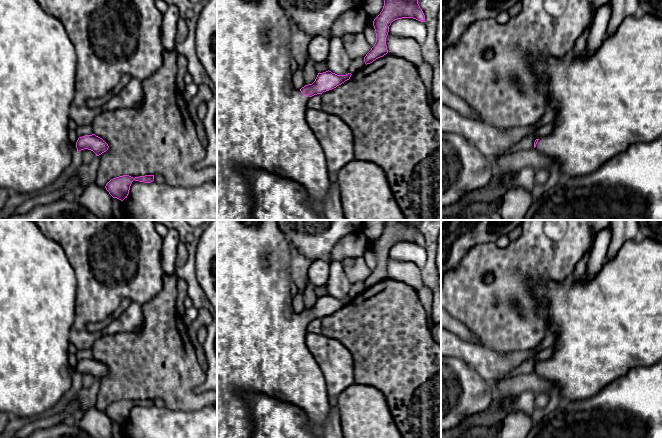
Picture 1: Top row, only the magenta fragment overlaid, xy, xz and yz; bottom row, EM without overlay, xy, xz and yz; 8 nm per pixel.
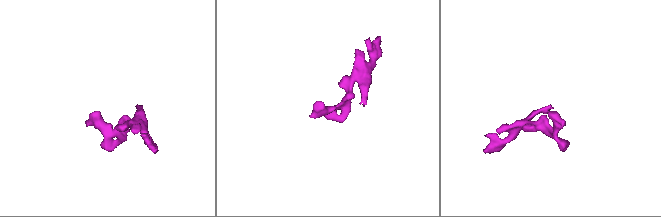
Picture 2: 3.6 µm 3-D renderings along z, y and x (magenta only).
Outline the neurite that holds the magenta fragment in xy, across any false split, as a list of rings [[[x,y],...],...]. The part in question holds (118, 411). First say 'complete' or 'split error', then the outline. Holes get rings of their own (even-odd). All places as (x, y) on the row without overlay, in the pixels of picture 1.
complete; [[[129,399],[119,400],[111,403],[106,408],[105,412],[113,422],[123,425],[125,422],[127,422],[130,410],[134,404],[144,407],[151,407],[154,405],[154,399],[145,399],[135,402]]]

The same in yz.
split error; [[[639,237],[635,240],[626,241],[618,253],[611,260],[605,260],[601,270],[590,280],[583,278],[575,279],[573,274],[563,282],[552,280],[529,279],[529,285],[536,300],[546,306],[545,321],[548,324],[547,332],[556,335],[554,343],[555,351],[551,358],[536,363],[534,366],[534,377],[541,387],[557,384],[557,390],[563,400],[583,400],[599,393],[611,382],[627,374],[631,368],[649,367],[662,359],[662,242]]]

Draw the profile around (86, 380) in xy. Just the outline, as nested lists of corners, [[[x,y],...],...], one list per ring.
[[[84,373],[79,375],[79,386],[83,388],[89,388],[94,382],[96,378],[88,373]]]

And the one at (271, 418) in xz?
[[[244,393],[253,420],[252,438],[322,438],[307,426],[307,417],[300,408],[261,393]]]

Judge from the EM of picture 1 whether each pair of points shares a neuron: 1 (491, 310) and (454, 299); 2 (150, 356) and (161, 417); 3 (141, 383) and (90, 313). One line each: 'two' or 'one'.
1: one
2: two
3: two

